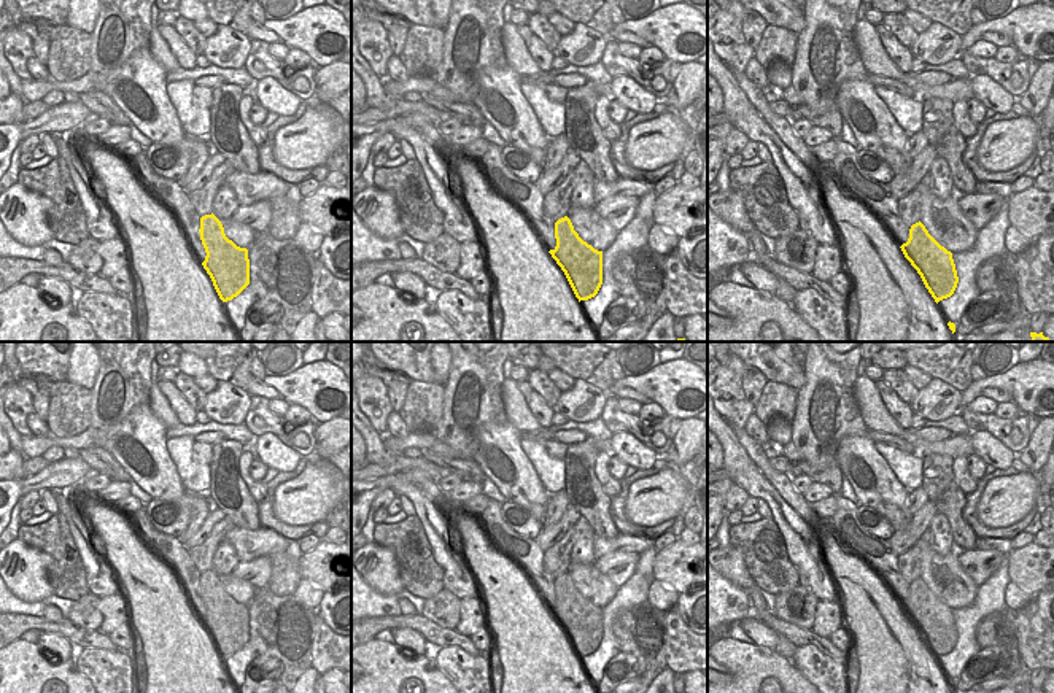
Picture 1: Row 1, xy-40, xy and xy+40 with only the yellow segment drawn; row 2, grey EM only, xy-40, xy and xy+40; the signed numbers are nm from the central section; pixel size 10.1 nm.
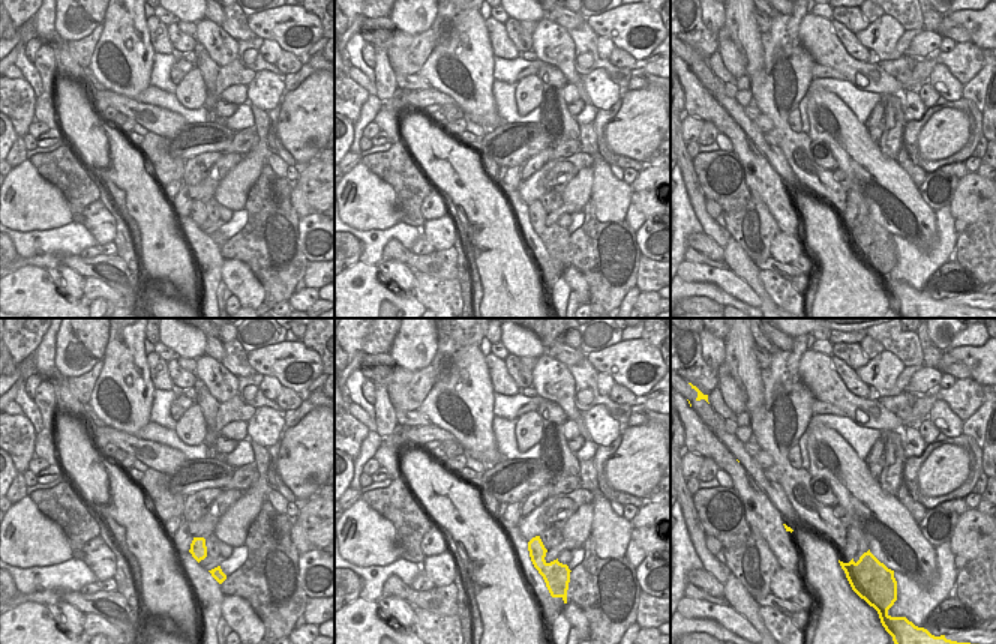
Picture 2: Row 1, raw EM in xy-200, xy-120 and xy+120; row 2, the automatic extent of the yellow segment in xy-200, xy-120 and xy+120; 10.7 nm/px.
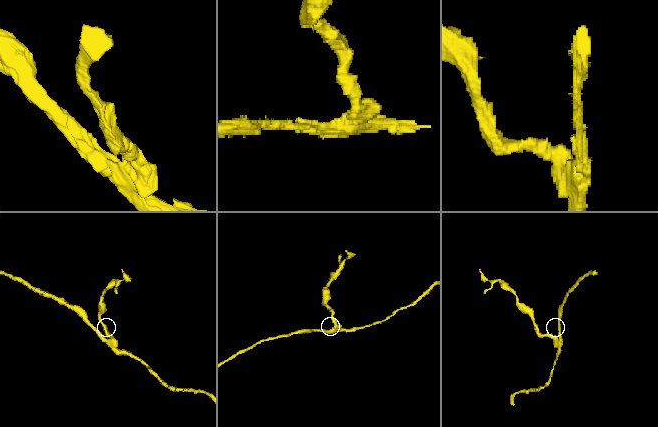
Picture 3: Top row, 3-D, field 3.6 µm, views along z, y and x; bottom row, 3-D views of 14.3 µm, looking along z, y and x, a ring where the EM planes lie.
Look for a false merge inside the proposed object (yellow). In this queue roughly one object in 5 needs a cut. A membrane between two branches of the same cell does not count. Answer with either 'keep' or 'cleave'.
cleave

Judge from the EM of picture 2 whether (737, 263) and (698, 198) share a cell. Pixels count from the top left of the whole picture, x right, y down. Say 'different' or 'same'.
same

